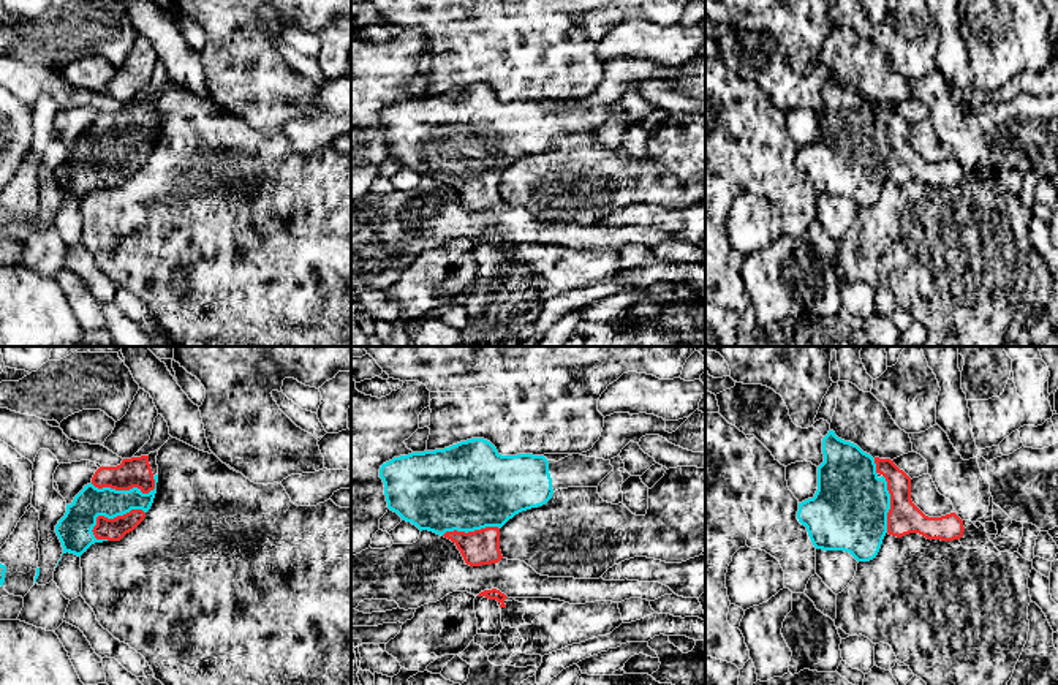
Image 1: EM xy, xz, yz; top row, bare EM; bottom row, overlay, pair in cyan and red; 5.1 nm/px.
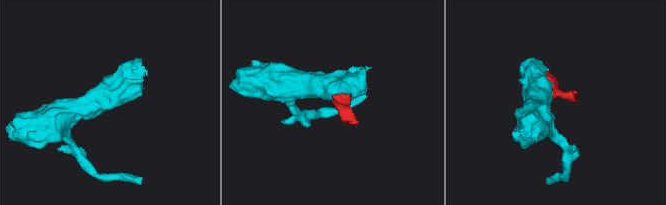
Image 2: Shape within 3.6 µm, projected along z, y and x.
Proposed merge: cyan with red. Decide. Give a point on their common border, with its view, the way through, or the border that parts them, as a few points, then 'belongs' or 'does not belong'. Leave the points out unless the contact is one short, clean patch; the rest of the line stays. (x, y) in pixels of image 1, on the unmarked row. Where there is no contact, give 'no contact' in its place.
xy (114, 162) | belongs

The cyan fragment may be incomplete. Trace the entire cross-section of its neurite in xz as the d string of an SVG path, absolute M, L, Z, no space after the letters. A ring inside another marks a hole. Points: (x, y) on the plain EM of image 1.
M471 84L444 95L394 103L380 114L387 153L421 177L451 185L470 212L498 209L500 174L516 160L546 150L552 139L568 133L598 133L614 117L610 106L568 101L558 108L544 101L501 101L484 84Z

